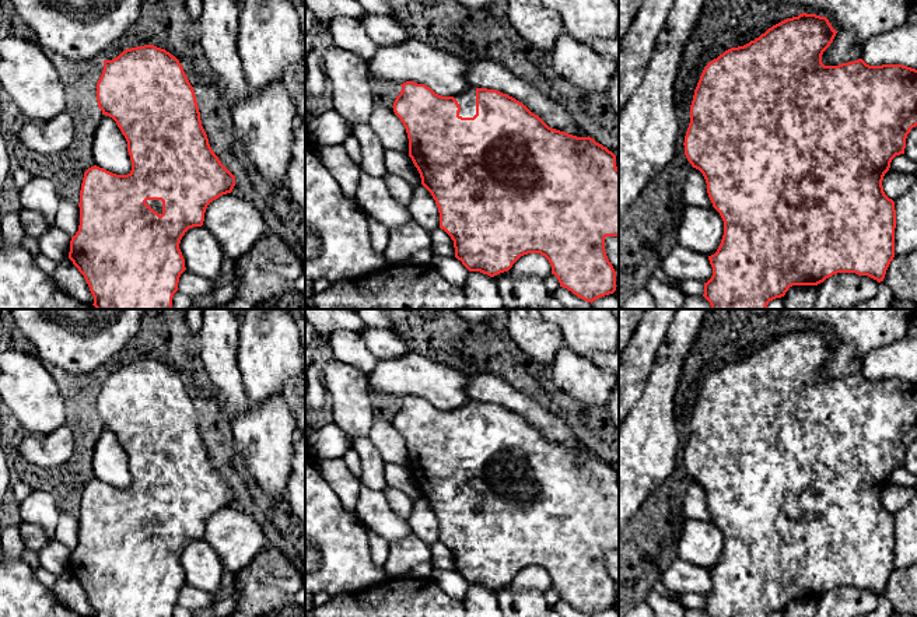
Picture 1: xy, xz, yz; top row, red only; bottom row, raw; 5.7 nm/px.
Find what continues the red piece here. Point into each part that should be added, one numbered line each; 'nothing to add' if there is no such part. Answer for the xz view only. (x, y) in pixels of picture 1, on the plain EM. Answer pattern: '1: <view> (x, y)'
1: xz (466, 413)

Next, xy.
1: xy (156, 518)

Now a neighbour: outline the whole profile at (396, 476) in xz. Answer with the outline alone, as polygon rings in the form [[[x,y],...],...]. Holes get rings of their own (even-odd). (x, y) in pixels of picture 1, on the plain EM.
[[[386,463],[384,473],[385,473],[386,484],[389,487],[400,490],[413,502],[421,498],[420,487],[409,469],[405,469],[398,464]]]

